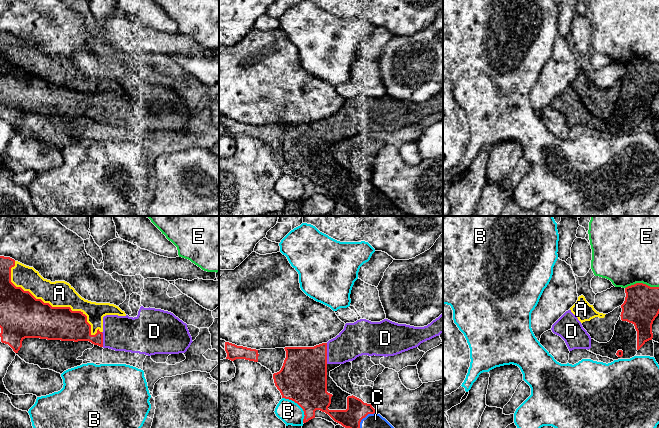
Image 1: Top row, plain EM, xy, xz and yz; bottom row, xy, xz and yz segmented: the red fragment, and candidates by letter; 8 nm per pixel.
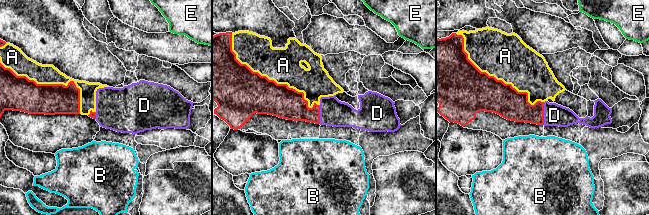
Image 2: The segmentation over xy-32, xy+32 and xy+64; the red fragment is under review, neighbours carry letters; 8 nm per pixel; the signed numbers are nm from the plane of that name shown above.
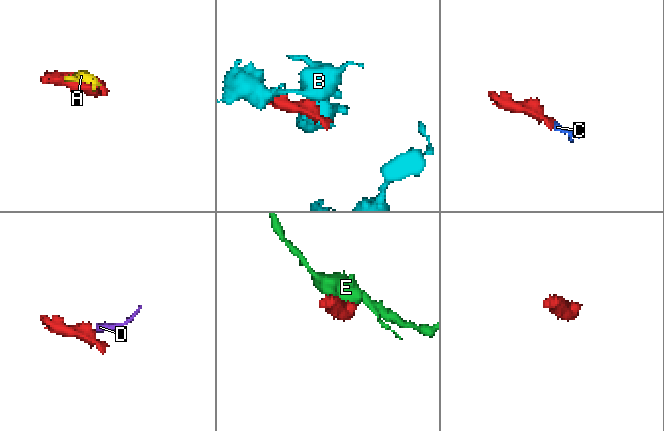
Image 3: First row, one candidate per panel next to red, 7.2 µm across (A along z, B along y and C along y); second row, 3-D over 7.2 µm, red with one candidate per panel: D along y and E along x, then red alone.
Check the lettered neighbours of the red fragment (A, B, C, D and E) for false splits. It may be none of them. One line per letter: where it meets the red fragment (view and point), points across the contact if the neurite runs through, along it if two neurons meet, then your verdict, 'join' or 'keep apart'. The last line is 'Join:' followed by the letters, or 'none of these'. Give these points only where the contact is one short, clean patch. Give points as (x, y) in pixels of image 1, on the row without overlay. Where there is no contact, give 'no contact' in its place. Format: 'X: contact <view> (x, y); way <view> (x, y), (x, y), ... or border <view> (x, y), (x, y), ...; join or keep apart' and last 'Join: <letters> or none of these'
A: contact xy (51, 82); keep apart
B: contact xz (299, 181); keep apart
C: contact xz (363, 193); join
D: contact xz (326, 129); join
E: contact yz (641, 59); keep apart
Join: C, D

